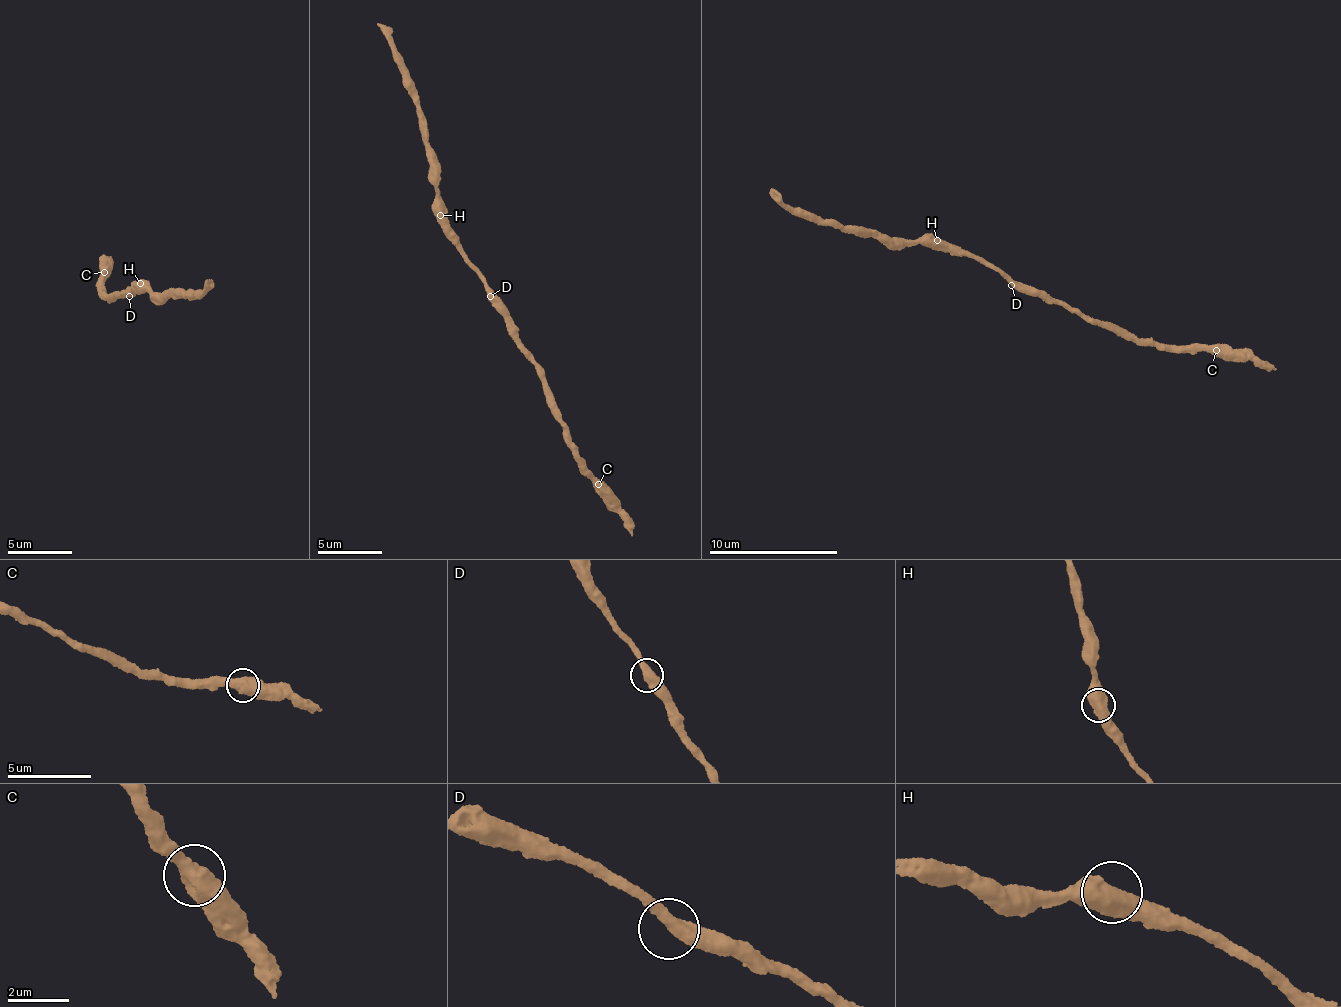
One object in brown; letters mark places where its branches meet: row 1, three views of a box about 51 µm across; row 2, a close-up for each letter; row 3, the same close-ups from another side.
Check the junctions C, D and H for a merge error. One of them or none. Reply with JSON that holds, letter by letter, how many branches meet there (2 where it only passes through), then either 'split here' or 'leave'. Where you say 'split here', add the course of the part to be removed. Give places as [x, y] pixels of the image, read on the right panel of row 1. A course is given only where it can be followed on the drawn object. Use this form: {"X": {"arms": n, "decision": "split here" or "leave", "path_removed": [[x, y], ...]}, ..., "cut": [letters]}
{"C": {"arms": 2, "decision": "leave"}, "D": {"arms": 2, "decision": "leave"}, "H": {"arms": 2, "decision": "leave"}, "cut": []}

